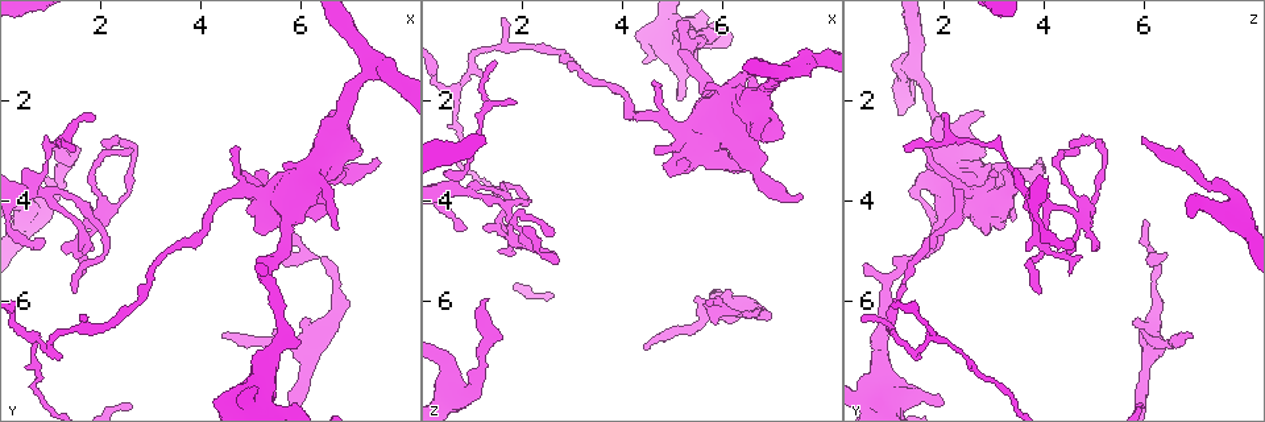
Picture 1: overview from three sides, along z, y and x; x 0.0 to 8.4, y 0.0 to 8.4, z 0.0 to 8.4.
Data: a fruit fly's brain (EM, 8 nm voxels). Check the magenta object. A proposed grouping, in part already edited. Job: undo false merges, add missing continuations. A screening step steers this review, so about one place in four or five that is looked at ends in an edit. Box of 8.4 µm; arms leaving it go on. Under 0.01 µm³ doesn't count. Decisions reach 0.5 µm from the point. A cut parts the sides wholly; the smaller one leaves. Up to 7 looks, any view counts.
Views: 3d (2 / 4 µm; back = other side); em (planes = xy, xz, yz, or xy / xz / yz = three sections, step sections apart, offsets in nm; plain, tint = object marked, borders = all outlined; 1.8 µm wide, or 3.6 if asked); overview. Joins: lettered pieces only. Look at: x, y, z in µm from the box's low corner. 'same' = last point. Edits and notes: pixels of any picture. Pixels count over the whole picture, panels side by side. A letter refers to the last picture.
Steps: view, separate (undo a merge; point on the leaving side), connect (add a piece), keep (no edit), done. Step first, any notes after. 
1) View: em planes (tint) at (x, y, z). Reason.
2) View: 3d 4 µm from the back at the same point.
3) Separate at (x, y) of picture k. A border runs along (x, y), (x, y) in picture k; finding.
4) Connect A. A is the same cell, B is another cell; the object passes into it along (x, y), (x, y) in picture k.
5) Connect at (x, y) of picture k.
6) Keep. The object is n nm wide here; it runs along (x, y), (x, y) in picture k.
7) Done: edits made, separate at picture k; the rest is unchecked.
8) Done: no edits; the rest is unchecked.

View: 3d 2 µm at (1.20, 3.55, 7.20). Narrows sharply.

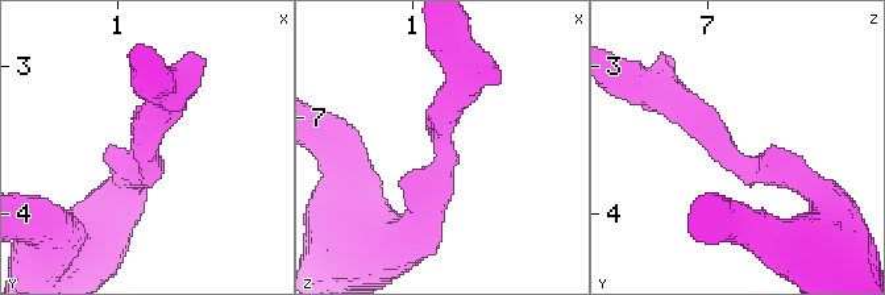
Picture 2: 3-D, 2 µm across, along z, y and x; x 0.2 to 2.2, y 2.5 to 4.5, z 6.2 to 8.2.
View: em planes (borders) at (1.22, 3.58, 7.14). The arms are 280, 300 nm wide; need the tissue.

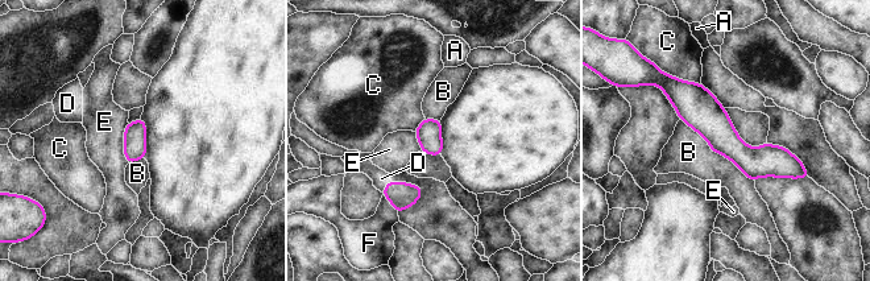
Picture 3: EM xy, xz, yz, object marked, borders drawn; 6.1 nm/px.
Connect D. The longest contact is with B, 600 nm; D is the same cell, A, B, C, E and F are other cells; the object passes into it along (402, 195), (385, 186), (381, 178) in picture 3; the neuron continues.

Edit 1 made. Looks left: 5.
View: overview.

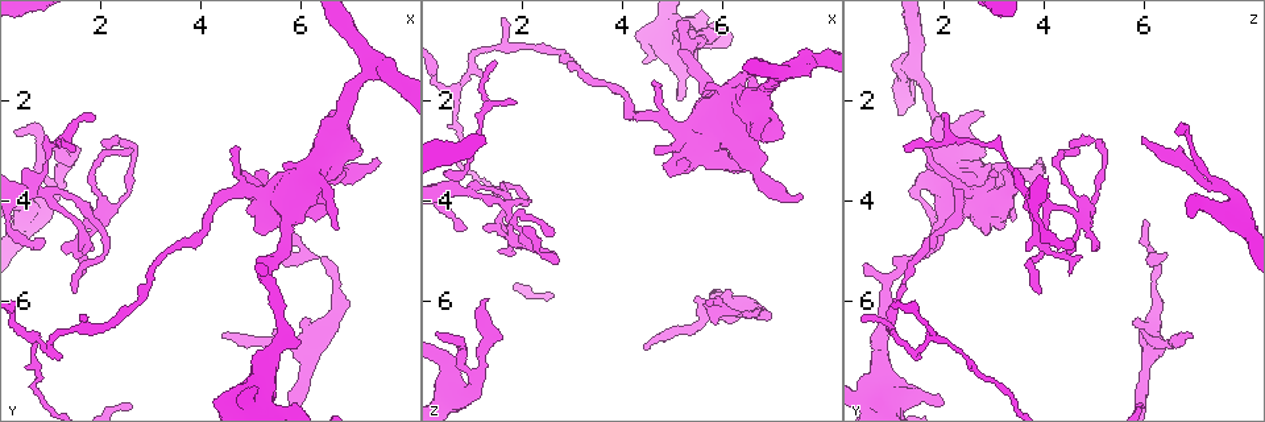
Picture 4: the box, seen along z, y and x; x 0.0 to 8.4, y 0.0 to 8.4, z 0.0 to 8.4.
View: em planes (tint) at (4.65, 2.95, 1.65). An open end.

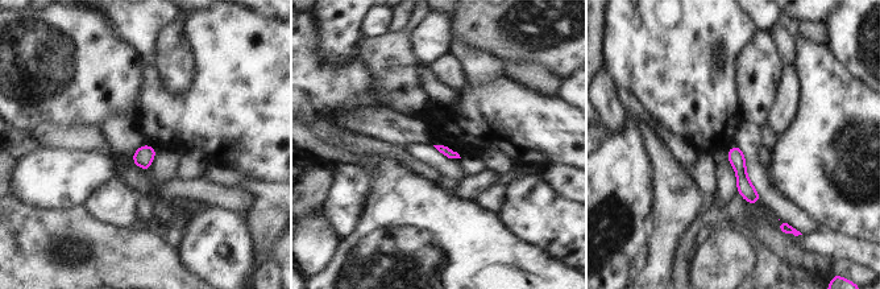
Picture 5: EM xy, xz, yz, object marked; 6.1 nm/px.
View: em planes (borders) at the same point. See the neighbours.

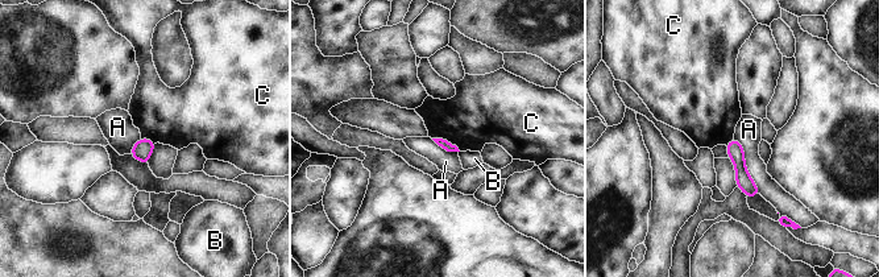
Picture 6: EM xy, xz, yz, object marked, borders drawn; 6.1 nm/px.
Keep. The longest contact is with A, 380 nm; A, B and C are other cells; it runs along (734, 143), (742, 178), (755, 191) in picture 6; none of them fits.

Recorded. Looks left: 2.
View: em xy step 16 (tint) at (6.70, 4.55, 1.85). Tapers out.

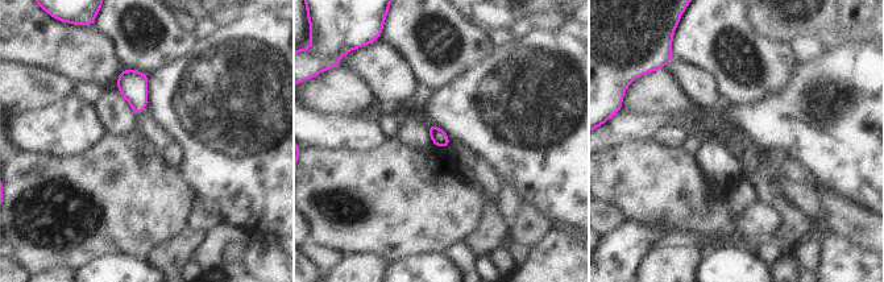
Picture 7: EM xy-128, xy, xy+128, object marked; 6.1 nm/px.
View: em yz step 8 (borders) at the same point.

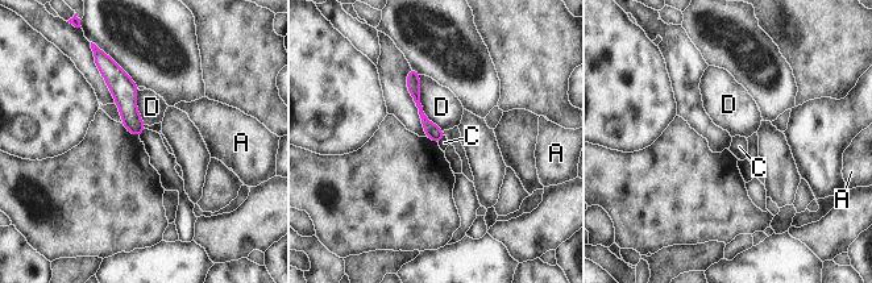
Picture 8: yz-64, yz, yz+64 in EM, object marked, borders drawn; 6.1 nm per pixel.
Keep. A, C and D are other cells; no lettered piece goes on from it.

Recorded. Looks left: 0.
Done: edits made, connect at picture 3; the rest is unchecked.

